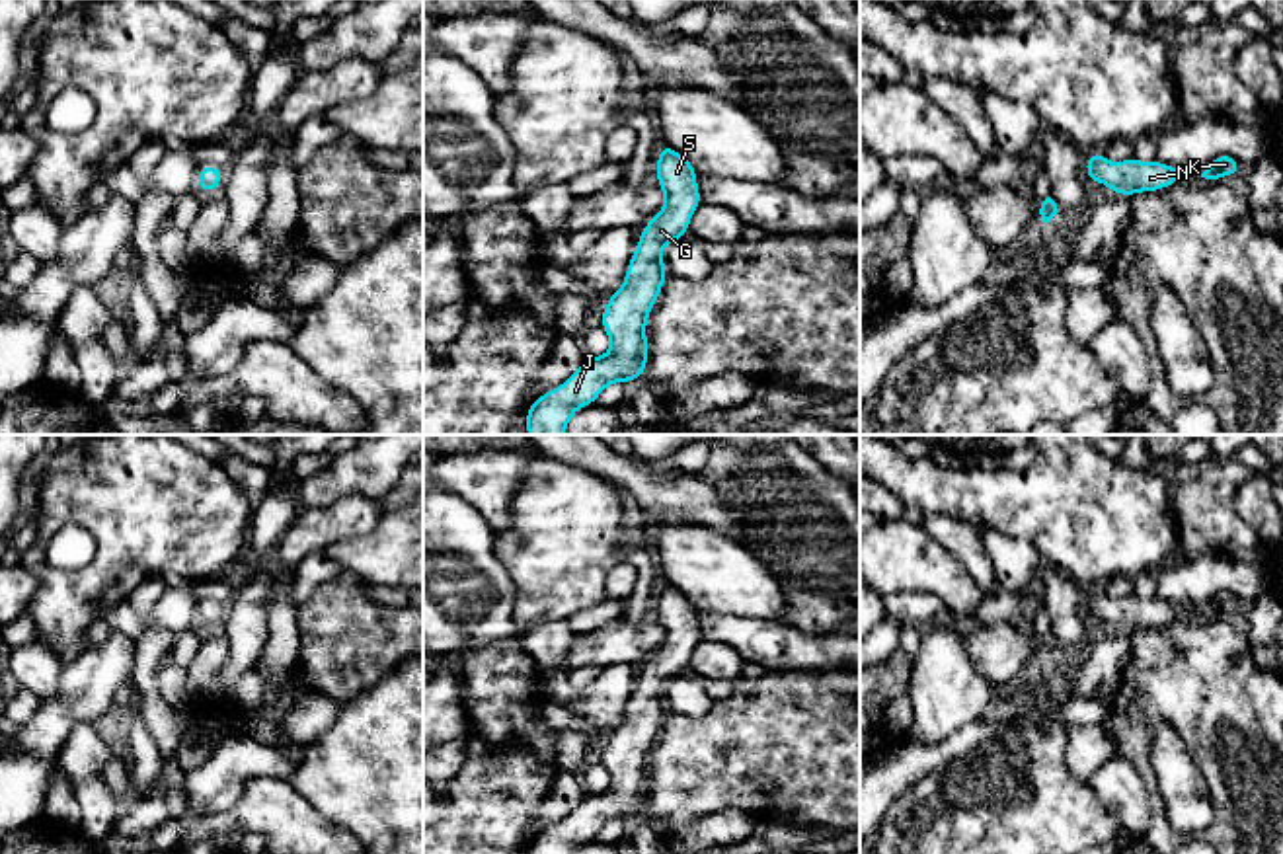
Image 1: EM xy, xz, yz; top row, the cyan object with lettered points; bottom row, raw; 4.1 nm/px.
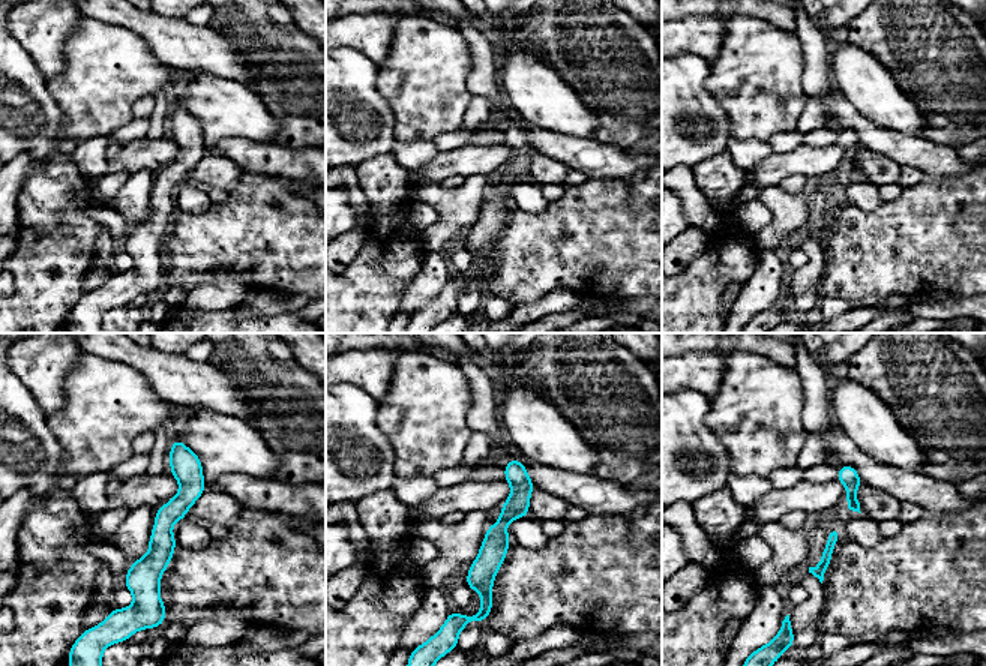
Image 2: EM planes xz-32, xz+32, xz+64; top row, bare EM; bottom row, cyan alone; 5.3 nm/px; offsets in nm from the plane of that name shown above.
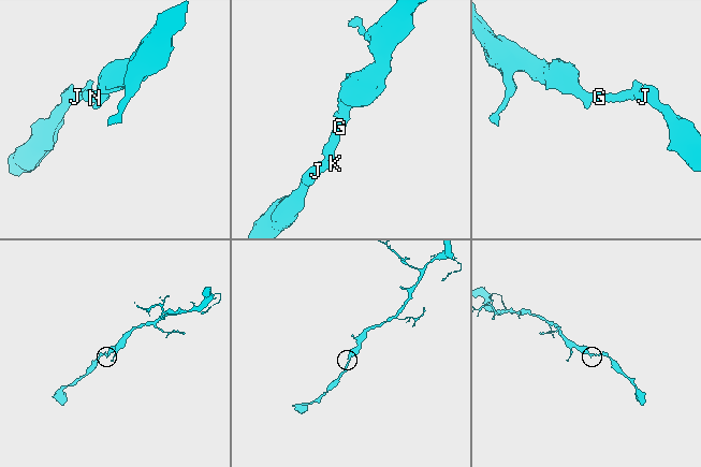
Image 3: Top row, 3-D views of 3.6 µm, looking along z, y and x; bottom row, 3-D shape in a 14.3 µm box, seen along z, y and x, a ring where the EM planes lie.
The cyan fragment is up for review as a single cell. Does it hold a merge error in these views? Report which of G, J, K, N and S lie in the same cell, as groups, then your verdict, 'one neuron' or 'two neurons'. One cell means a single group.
G J K N S | one neuron

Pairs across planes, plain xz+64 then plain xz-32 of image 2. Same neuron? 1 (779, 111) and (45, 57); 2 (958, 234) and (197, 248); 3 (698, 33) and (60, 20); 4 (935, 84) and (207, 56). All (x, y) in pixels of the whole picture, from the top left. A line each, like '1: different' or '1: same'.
1: different
2: same
3: same
4: different

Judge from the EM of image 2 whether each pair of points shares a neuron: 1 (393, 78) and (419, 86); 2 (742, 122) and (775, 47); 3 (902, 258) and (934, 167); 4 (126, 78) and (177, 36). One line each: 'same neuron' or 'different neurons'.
1: same neuron
2: same neuron
3: different neurons
4: different neurons

